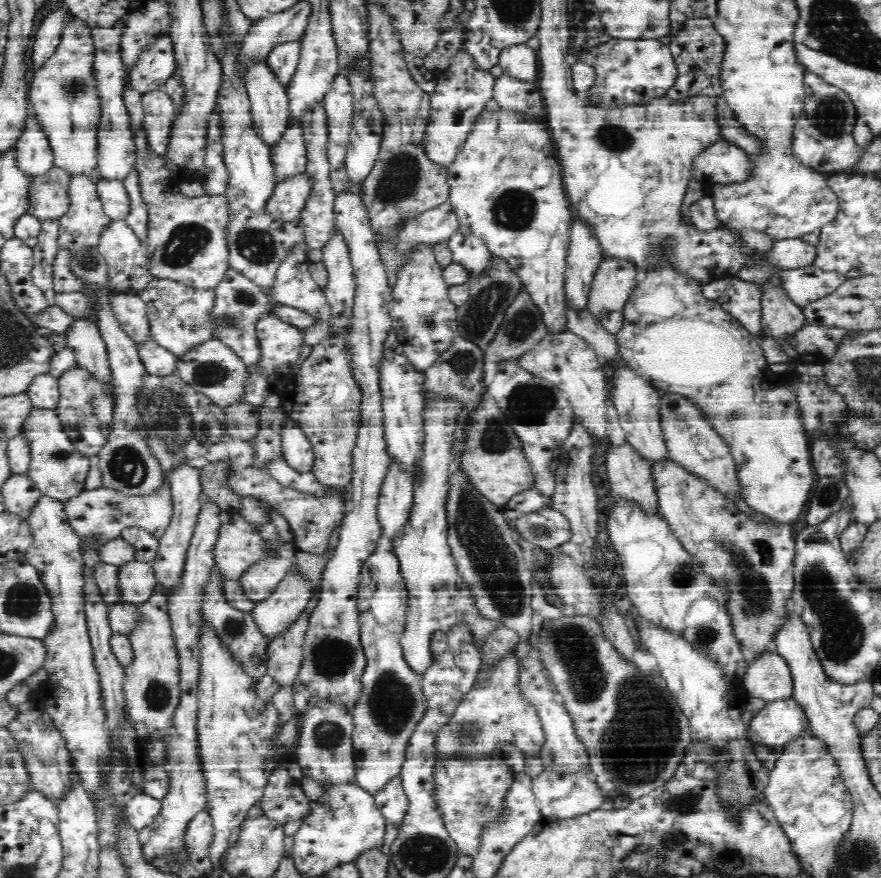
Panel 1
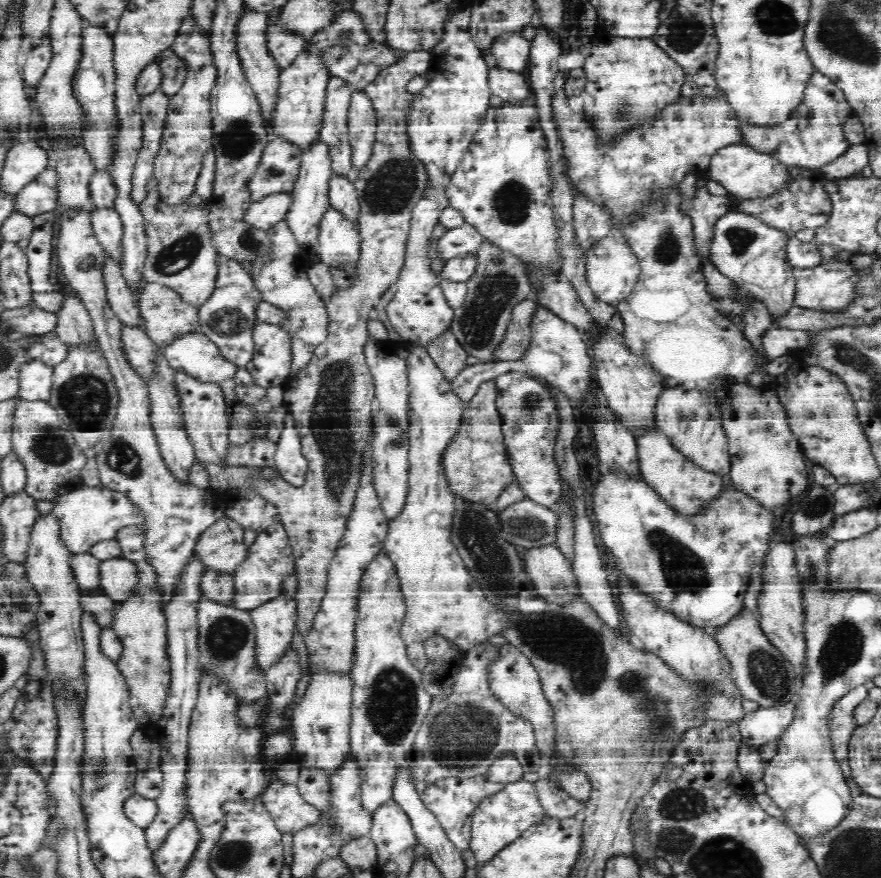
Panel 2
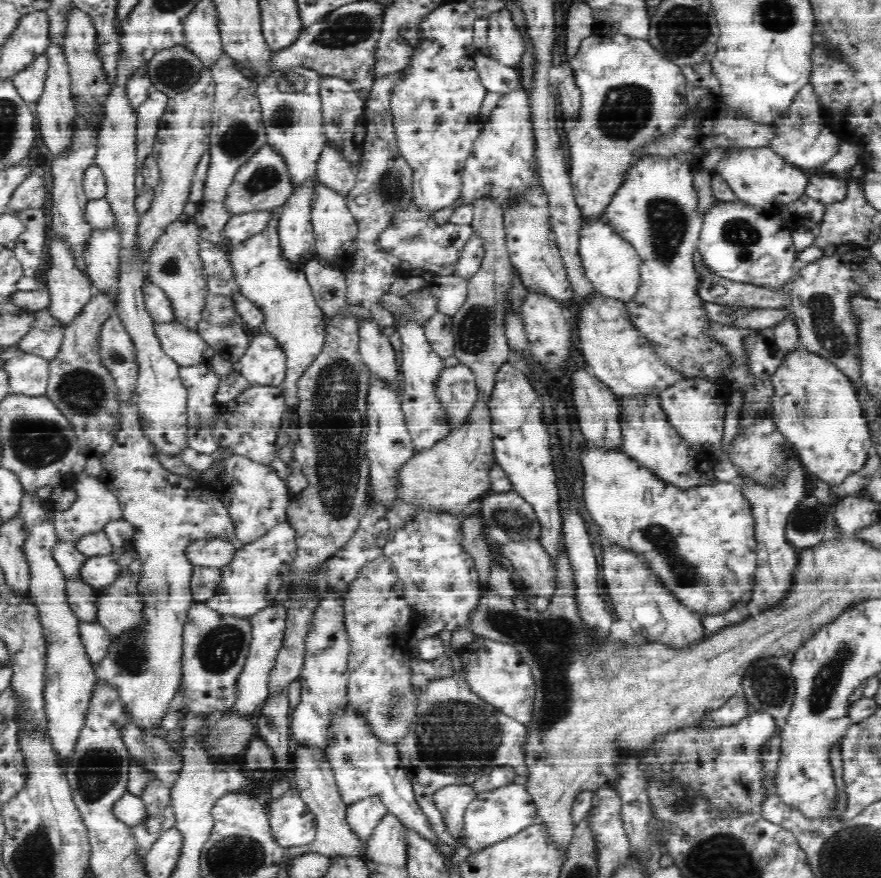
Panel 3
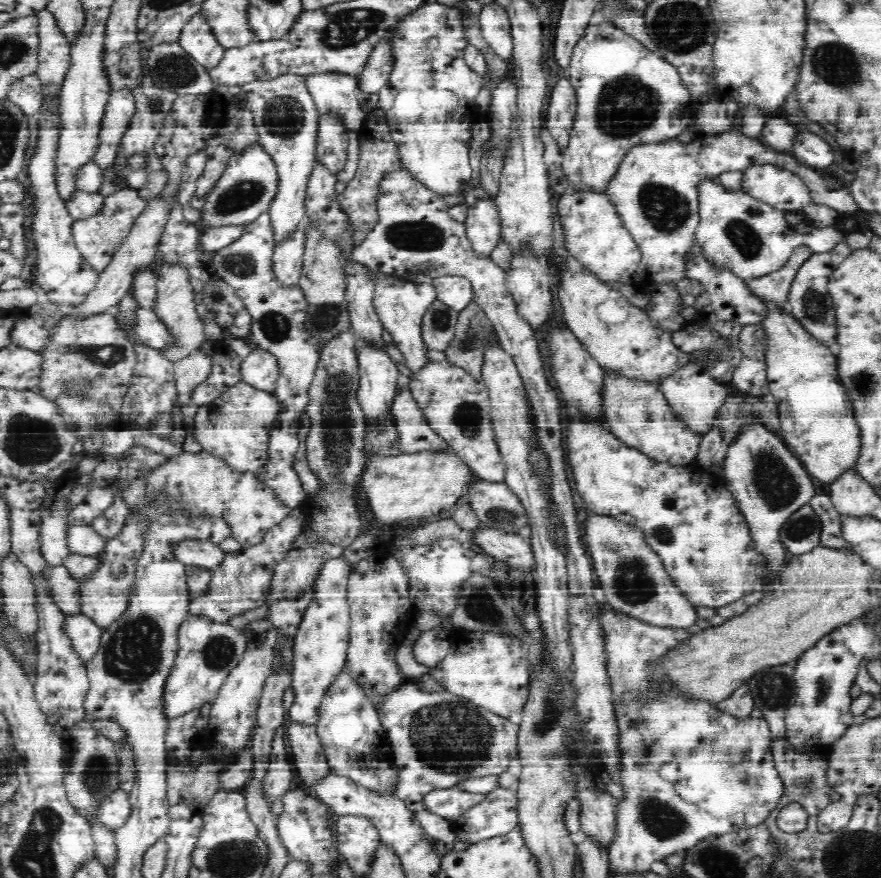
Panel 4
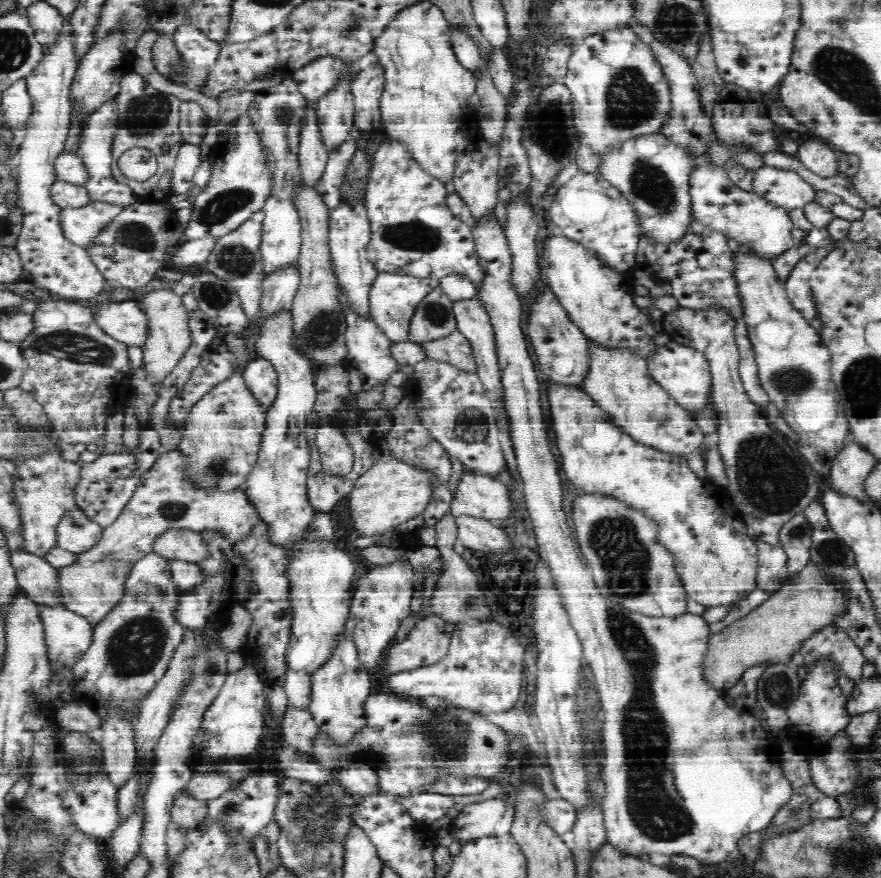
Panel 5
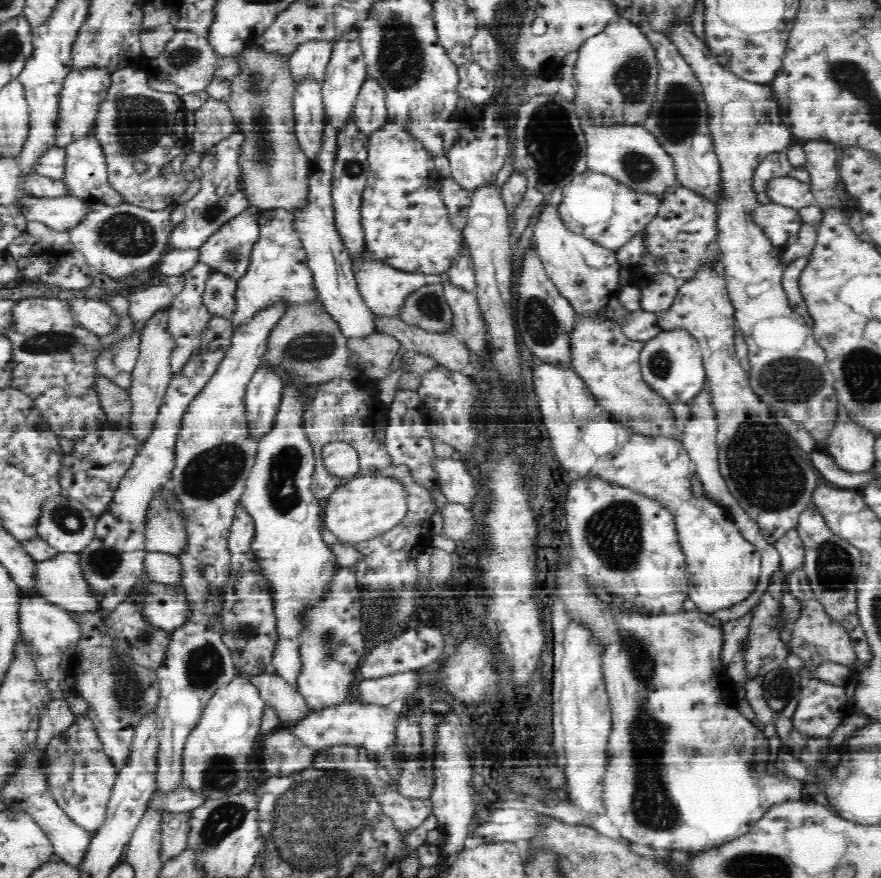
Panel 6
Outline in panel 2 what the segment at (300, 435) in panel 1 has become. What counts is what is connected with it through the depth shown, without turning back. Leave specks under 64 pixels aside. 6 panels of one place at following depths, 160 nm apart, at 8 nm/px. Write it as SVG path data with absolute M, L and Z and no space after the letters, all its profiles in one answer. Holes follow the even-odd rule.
M287 414L286 422L277 442L275 461L278 476L294 486L302 486L309 462L302 454L302 443L293 418Z

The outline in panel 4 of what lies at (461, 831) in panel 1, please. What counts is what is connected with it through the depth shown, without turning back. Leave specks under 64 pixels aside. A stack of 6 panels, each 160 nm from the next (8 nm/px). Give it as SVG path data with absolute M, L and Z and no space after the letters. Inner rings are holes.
M456 785L448 789L433 790L427 794L423 801L428 811L454 821L463 816L469 808L479 803L484 797L485 794L471 793Z

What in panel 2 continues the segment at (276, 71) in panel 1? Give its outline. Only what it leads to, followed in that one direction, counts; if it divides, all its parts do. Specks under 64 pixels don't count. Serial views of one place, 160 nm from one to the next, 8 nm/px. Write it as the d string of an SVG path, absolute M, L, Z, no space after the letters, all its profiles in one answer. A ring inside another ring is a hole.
M279 9L268 14L266 34L267 49L281 71L288 69L307 47L305 38L279 26Z

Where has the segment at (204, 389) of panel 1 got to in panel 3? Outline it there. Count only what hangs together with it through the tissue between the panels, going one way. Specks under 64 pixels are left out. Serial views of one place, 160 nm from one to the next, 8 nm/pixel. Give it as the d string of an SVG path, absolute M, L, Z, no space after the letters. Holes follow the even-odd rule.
M179 322L155 324L154 327L164 353L178 366L205 366L212 370L212 358L217 353L197 330Z

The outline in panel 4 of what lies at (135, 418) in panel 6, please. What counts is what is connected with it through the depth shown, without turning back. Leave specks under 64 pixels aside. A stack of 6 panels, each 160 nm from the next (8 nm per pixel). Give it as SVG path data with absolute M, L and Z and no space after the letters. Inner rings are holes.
M182 261L166 262L156 268L158 300L154 312L168 325L170 333L178 339L179 344L168 351L162 351L164 356L176 362L196 352L205 342L204 326L200 314L196 312L196 295L192 286L192 275Z

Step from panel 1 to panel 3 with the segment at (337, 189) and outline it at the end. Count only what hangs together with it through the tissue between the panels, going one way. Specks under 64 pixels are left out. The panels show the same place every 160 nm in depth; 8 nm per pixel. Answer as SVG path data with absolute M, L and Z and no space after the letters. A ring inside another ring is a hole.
M324 77L321 83L323 132L327 146L335 150L351 167L359 164L362 151L354 143L356 122L365 112L365 102L352 90L350 84L339 77Z

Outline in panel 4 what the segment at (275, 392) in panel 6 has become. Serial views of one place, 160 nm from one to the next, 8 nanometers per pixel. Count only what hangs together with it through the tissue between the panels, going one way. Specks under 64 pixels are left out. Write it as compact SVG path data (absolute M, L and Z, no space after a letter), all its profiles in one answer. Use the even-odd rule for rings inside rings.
M254 347L242 361L241 377L242 381L255 386L260 393L274 392L280 378L278 357L268 350Z

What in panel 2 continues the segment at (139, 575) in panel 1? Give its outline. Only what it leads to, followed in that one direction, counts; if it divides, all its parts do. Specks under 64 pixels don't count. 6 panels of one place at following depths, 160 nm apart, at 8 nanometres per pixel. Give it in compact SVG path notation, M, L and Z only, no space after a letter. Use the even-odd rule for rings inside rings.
M123 557L112 561L102 561L101 587L104 595L122 603L136 595L138 584L137 563Z

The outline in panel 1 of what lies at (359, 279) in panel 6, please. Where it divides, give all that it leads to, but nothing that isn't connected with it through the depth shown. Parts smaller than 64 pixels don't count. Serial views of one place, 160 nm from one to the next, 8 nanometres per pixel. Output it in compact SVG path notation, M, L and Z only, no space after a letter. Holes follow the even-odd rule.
M438 398L438 400L432 400L432 404L427 404L427 400L425 400L424 404L424 433L426 433L426 436L424 436L424 456L422 456L422 460L420 460L420 465L422 465L422 476L420 478L416 478L416 480L413 481L414 484L414 508L412 508L412 514L410 514L410 520L408 520L408 524L404 526L404 532L402 532L402 535L400 537L397 537L393 540L395 552L397 555L397 558L399 559L399 564L401 567L401 576L404 578L406 591L408 592L408 608L406 613L406 628L405 631L401 632L400 635L400 644L403 648L403 655L405 658L405 661L408 663L409 668L412 669L412 672L414 672L418 677L424 677L425 673L427 672L428 668L430 668L430 665L433 663L433 657L431 656L431 638L432 633L436 629L442 629L444 631L447 631L448 629L452 628L452 626L456 626L459 622L468 623L470 627L472 627L472 631L474 631L474 637L476 637L476 647L479 648L481 645L481 640L496 626L496 625L502 625L501 623L498 623L496 621L488 621L482 617L480 617L480 613L476 611L476 608L474 607L474 600L472 600L471 594L469 594L468 589L466 585L464 585L464 581L462 581L462 578L460 575L458 575L458 570L456 567L456 561L454 561L454 558L452 557L449 544L447 542L447 514L445 513L445 494L447 493L447 476L449 475L449 468L451 462L451 450L449 450L449 444L451 443L452 431L455 427L455 418L457 417L457 412L462 409L459 402L455 402L455 400L441 400L441 398Z

